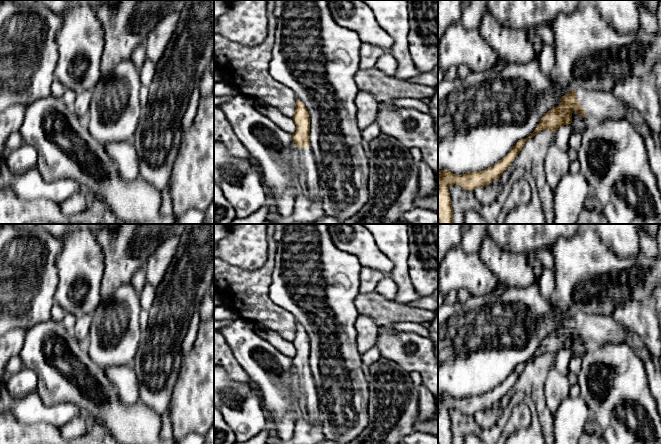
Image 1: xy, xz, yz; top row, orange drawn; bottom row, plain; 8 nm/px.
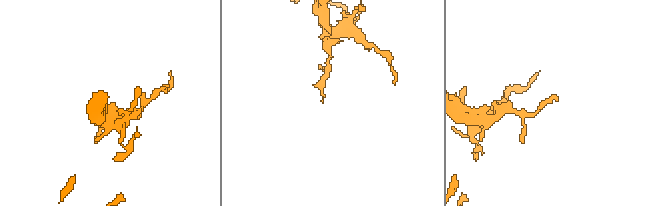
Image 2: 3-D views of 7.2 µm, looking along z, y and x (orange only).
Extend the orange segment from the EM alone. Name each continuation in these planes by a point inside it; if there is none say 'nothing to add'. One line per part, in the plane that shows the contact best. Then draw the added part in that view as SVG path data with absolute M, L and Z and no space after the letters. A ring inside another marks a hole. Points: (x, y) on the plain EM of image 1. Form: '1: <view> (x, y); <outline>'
1: yz (599, 330); M576 313L579 328L585 333L581 343L588 350L594 350L608 343L626 343L644 362L650 392L656 400L661 418L661 370L659 359L652 357L640 337L607 315L586 315Z

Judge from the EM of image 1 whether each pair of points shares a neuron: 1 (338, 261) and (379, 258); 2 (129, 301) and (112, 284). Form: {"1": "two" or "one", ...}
{"1": "two", "2": "two"}

